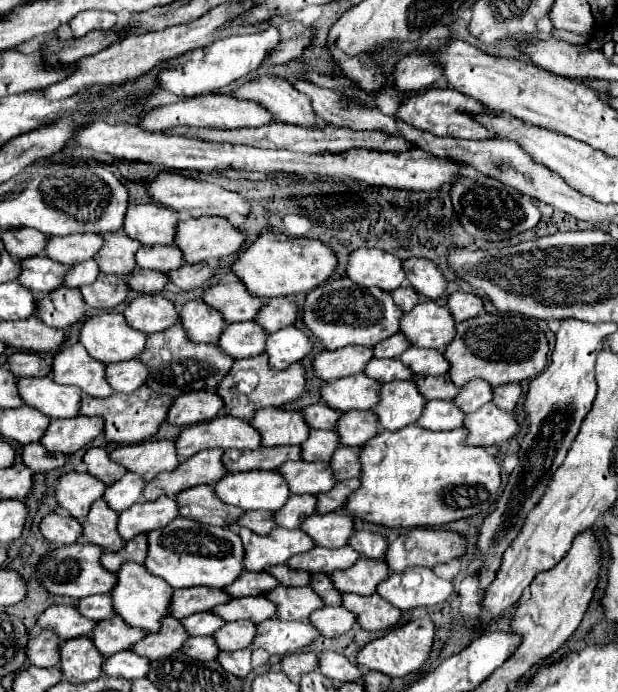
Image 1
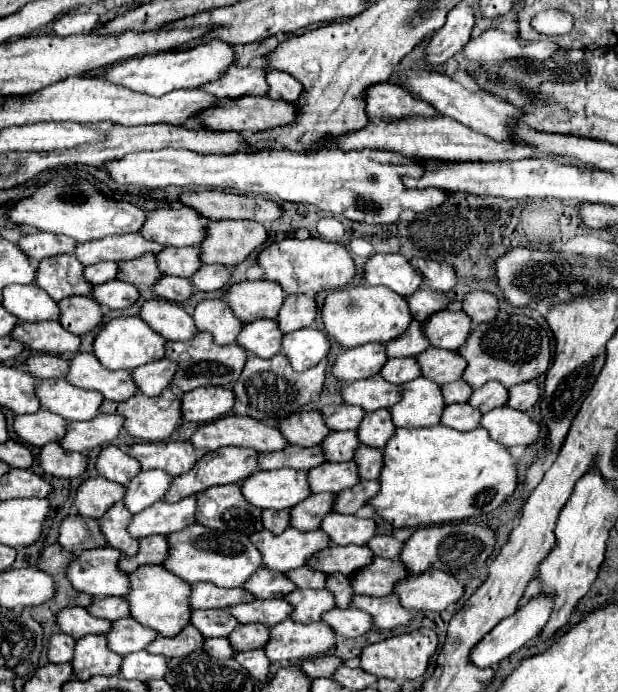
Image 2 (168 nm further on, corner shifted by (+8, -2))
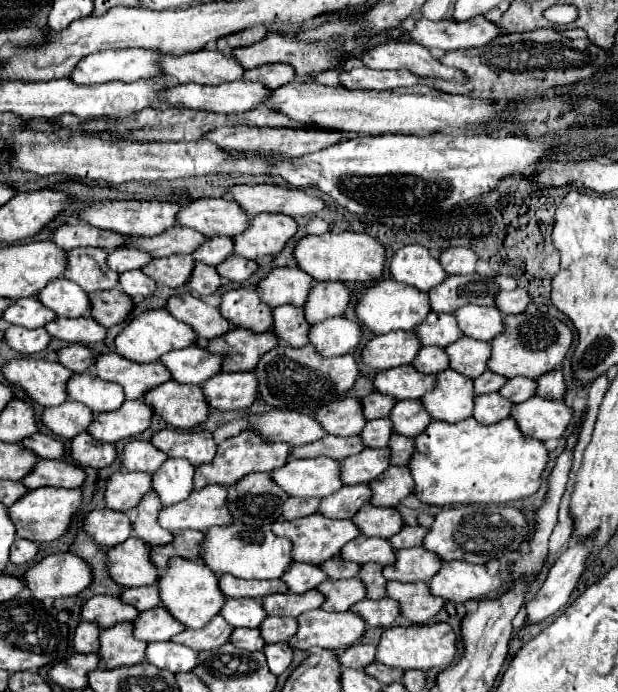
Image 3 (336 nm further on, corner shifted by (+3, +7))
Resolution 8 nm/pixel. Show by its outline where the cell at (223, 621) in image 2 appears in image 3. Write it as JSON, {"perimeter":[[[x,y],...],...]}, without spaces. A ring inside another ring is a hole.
{"perimeter":[[[229,598],[225,606],[221,608],[221,616],[233,624],[235,628],[259,628],[261,622],[267,618],[261,600],[241,600],[241,598]]]}

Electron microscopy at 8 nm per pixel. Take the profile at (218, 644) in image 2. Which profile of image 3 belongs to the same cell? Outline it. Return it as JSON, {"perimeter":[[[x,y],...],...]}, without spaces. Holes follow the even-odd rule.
{"perimeter":[[[235,628],[233,636],[231,636],[231,644],[239,646],[241,650],[255,652],[255,650],[263,650],[265,640],[261,638],[259,628]]]}

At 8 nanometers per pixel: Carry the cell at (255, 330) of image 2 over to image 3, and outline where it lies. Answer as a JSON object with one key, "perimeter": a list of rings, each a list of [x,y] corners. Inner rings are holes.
{"perimeter":[[[277,306],[273,310],[273,332],[287,344],[301,348],[309,344],[309,322],[305,320],[305,310],[297,306]]]}

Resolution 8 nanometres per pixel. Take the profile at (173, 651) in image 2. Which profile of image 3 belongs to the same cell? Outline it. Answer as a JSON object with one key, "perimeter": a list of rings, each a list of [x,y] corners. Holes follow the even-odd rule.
{"perimeter":[[[217,616],[201,630],[185,630],[185,632],[173,636],[173,642],[185,644],[193,650],[217,650],[217,646],[223,646],[229,642],[233,630],[235,628],[229,626],[229,622],[225,622],[225,618]]]}

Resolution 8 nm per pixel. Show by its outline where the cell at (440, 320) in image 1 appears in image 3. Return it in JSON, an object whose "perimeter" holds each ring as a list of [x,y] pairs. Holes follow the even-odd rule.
{"perimeter":[[[463,306],[455,312],[455,318],[463,334],[477,340],[493,340],[497,334],[505,332],[505,316],[497,308]]]}

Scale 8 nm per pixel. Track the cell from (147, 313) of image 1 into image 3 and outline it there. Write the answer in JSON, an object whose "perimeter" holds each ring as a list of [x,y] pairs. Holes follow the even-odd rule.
{"perimeter":[[[179,294],[169,298],[167,310],[181,322],[193,326],[199,338],[213,340],[221,334],[227,334],[235,326],[231,322],[225,322],[221,312],[209,304],[205,304],[201,298],[195,298],[191,294]]]}

